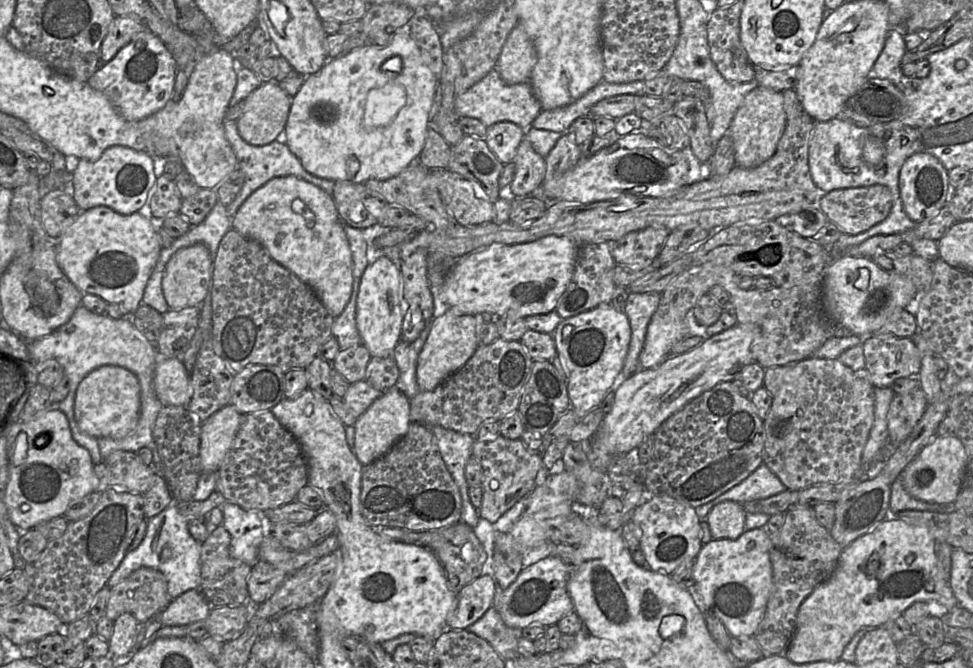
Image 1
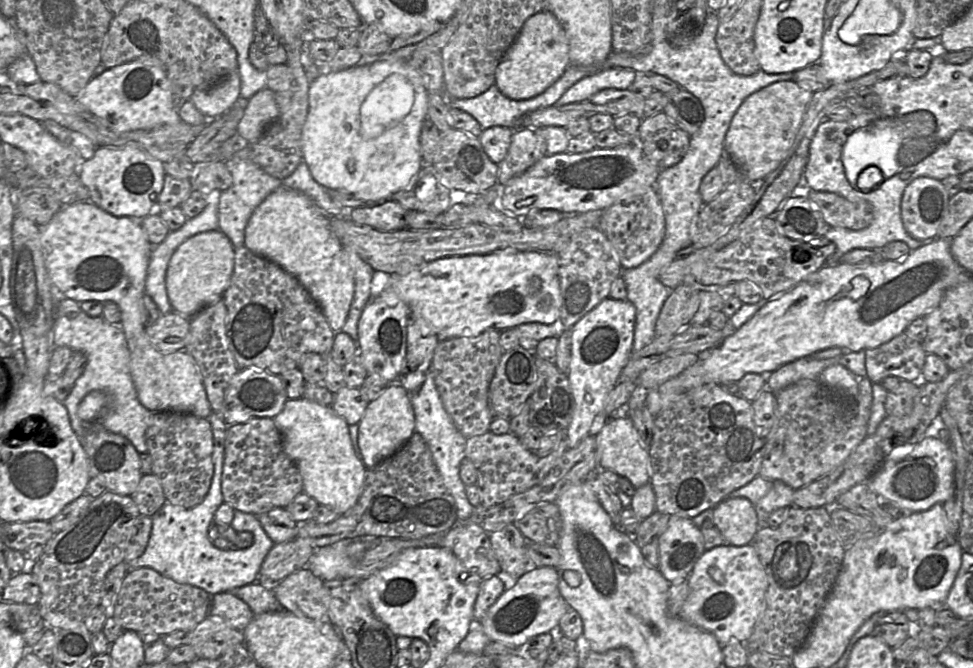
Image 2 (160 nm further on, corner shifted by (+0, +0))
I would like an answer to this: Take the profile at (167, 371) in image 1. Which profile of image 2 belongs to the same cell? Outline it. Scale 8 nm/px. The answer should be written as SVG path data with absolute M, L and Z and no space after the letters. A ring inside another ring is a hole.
M92 202L64 205L44 226L40 227L40 241L45 265L59 295L78 303L94 300L114 302L121 311L120 327L130 352L130 372L140 403L153 413L175 412L208 418L212 408L207 399L200 369L186 351L162 353L150 342L143 325L143 295L147 268L152 251L142 227L129 217L116 217Z

